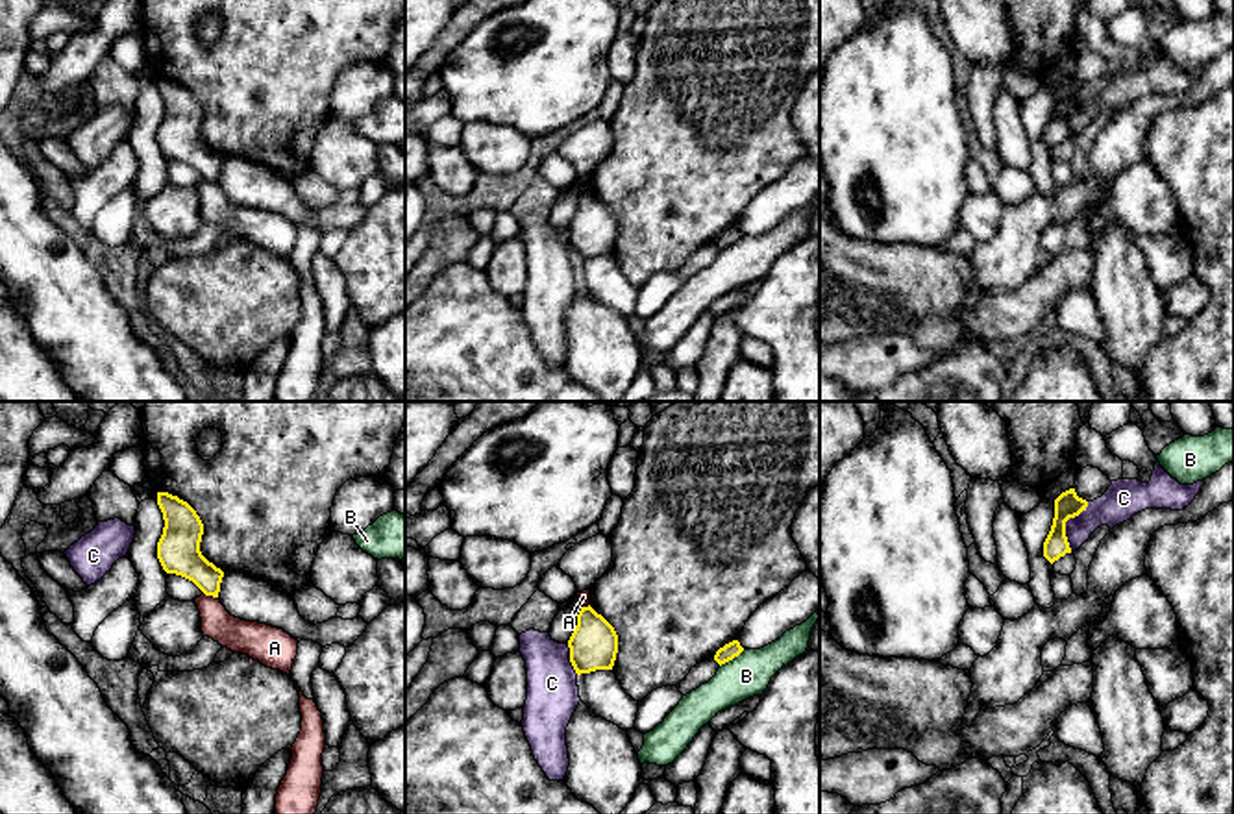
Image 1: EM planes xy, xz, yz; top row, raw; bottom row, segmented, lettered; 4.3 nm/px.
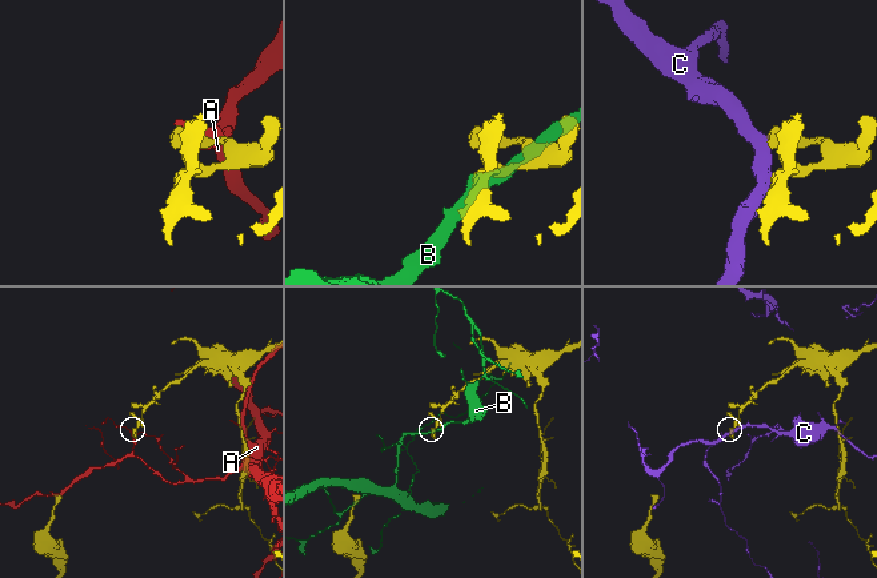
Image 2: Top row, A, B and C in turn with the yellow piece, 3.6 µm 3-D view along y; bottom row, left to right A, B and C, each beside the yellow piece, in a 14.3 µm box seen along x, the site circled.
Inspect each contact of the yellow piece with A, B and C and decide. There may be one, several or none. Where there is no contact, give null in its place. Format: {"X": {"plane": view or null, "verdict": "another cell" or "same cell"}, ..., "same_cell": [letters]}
{"A": {"plane": "xy", "verdict": "another cell"}, "B": {"plane": "xz", "verdict": "another cell"}, "C": {"plane": "yz", "verdict": "another cell"}, "same_cell": []}

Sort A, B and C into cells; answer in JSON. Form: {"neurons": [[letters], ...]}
{"neurons": [["A"], ["B"], ["C"]]}

